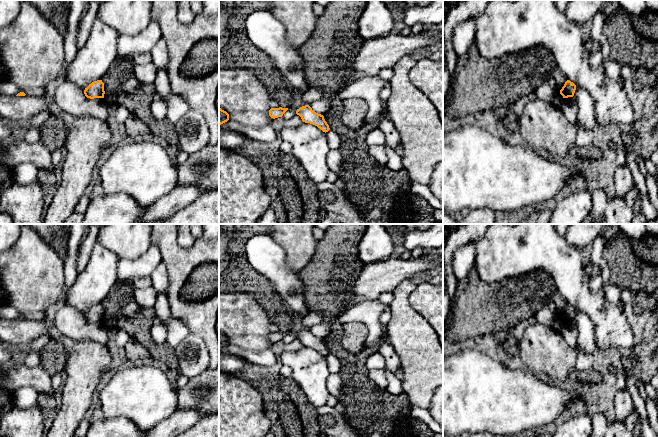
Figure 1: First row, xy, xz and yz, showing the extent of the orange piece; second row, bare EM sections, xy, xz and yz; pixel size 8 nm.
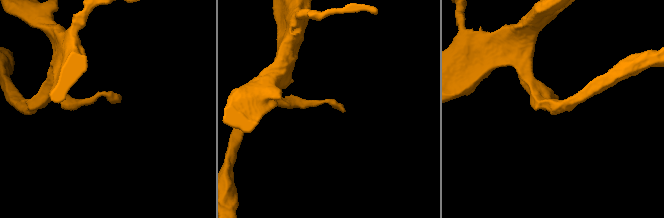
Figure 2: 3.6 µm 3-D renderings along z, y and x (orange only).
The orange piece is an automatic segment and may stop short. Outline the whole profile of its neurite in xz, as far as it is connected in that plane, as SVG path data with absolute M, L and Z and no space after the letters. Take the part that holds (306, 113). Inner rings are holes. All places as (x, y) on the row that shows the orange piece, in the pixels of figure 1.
M305 105L297 109L296 114L301 117L303 122L317 126L325 133L330 130L324 116L313 111L309 105Z

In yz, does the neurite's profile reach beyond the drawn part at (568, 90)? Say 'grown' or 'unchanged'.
unchanged

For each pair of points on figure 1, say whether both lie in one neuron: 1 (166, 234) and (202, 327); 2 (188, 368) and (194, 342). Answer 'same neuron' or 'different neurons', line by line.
1: same neuron
2: same neuron

